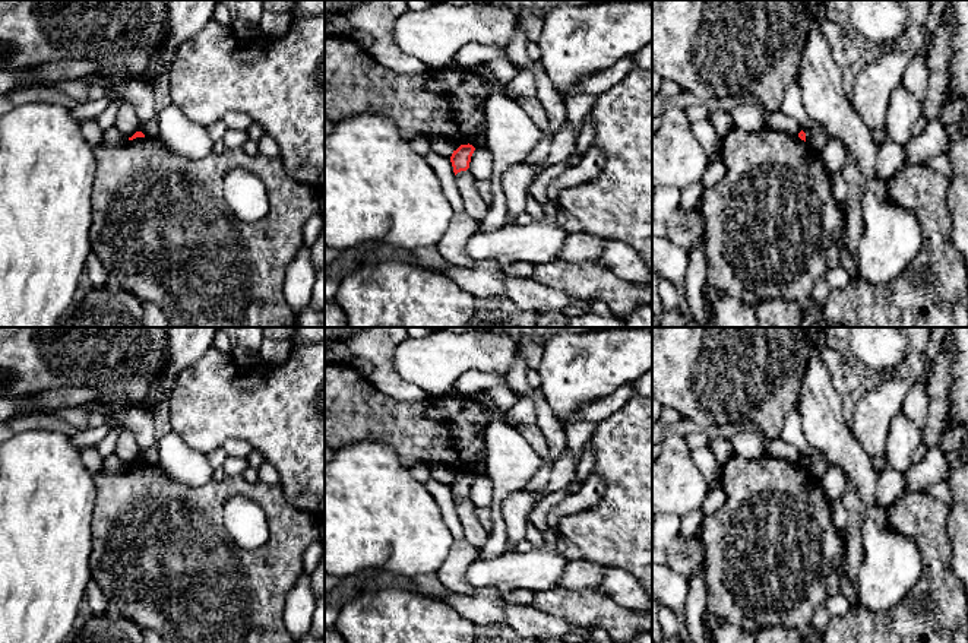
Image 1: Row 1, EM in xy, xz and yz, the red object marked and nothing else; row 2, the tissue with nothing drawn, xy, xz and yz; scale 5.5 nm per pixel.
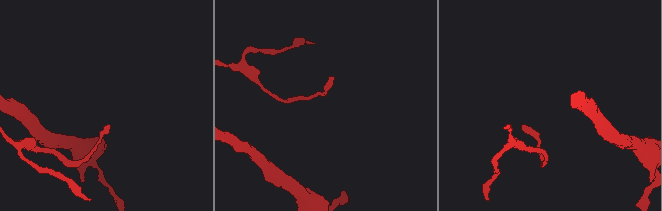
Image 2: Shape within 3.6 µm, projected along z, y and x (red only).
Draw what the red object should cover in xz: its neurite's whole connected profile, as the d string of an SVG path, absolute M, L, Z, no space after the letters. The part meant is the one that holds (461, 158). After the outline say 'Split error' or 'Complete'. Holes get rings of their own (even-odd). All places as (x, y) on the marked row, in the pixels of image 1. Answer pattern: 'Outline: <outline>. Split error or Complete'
Outline: M461 145L456 151L453 151L450 156L450 162L453 167L455 175L461 171L466 171L469 168L471 156L475 148L472 145Z. Complete

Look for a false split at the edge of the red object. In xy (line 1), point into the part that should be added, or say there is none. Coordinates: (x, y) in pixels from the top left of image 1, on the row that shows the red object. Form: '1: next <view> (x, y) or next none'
1: next none

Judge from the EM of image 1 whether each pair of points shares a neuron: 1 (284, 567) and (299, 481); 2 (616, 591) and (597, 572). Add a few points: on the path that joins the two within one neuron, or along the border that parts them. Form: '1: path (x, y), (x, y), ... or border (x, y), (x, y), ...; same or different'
1: border (280, 485), (284, 496), (294, 506), (309, 513); different
2: border (606, 567), (603, 580), (594, 589); different

